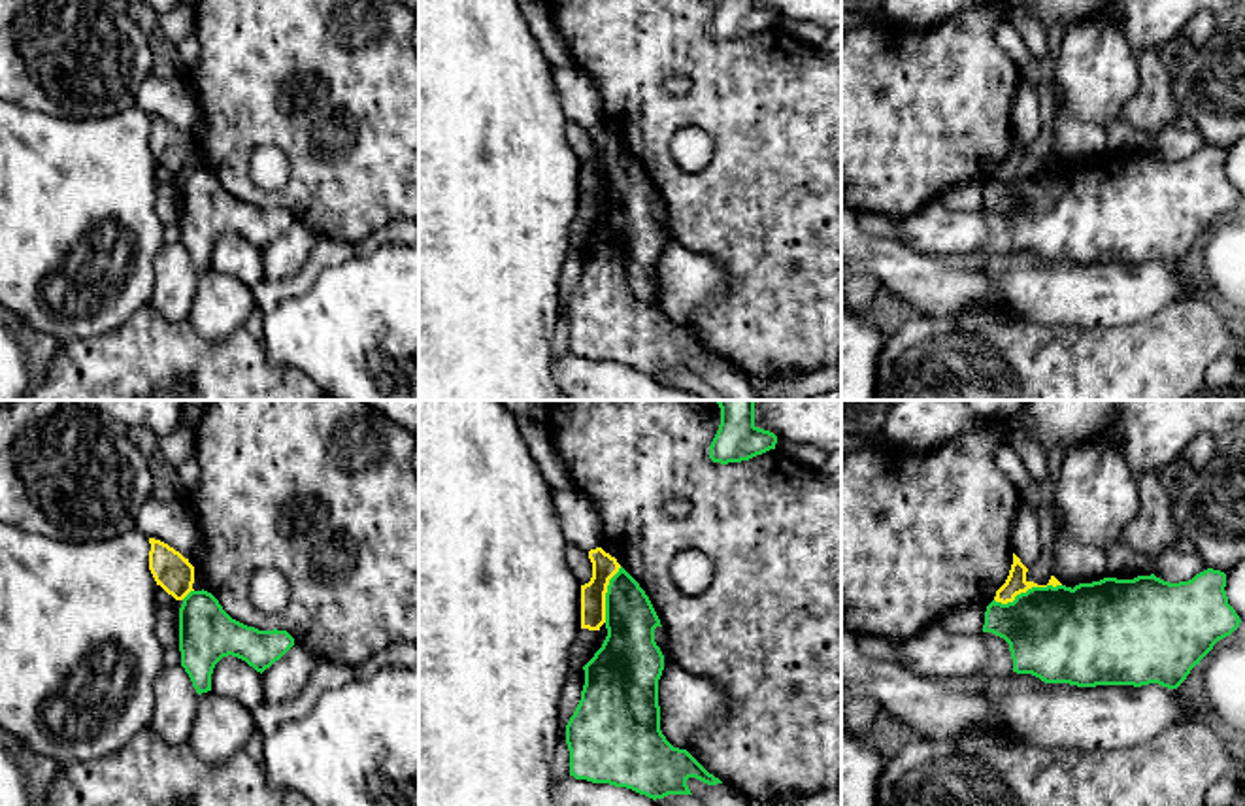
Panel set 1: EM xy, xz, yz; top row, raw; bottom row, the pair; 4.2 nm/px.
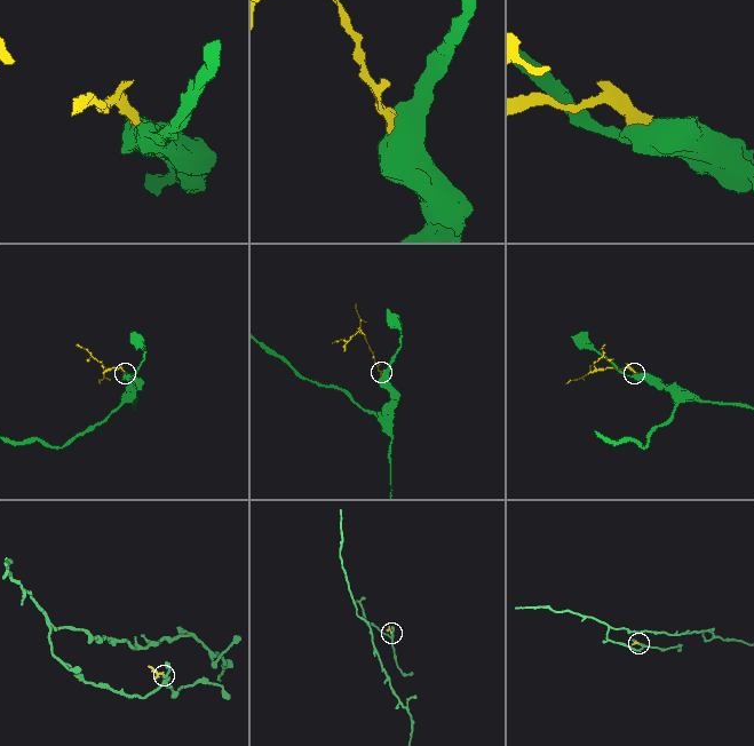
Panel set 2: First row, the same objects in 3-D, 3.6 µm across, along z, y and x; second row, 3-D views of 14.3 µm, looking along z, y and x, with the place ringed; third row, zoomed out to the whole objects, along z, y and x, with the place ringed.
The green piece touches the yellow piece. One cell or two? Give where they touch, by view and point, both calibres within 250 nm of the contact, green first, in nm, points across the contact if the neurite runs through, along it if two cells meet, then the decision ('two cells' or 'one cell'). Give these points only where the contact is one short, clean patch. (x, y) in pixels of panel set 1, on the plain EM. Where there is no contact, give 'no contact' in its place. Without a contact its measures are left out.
meets green in yz at (1029, 167); 420 nm thick on the green side, 90 nm on the other; border along yz (1061, 161), (1021, 168), (1006, 180), (995, 178); two cells

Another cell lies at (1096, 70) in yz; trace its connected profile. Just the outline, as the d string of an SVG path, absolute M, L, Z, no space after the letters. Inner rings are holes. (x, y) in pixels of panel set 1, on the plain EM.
M1107 6L1090 19L1081 19L1064 28L1056 64L1049 74L1051 89L1060 89L1058 98L1053 94L1053 104L1060 117L1105 126L1107 123L1120 119L1122 108L1137 92L1141 85L1137 53L1122 34L1120 21L1120 11L1115 6Z

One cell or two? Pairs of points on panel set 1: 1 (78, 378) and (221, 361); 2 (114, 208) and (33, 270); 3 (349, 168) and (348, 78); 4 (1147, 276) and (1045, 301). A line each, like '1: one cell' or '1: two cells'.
1: one cell
2: one cell
3: one cell
4: one cell

